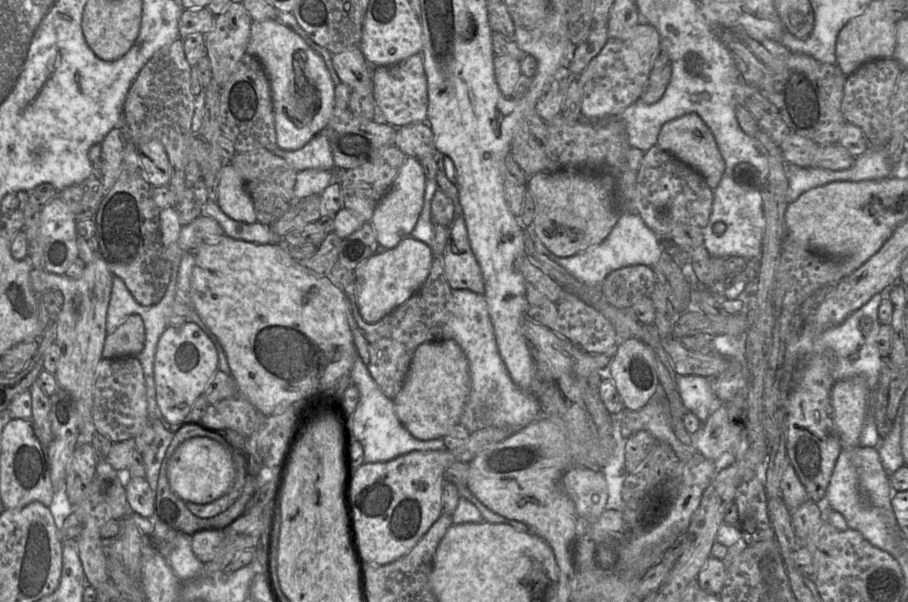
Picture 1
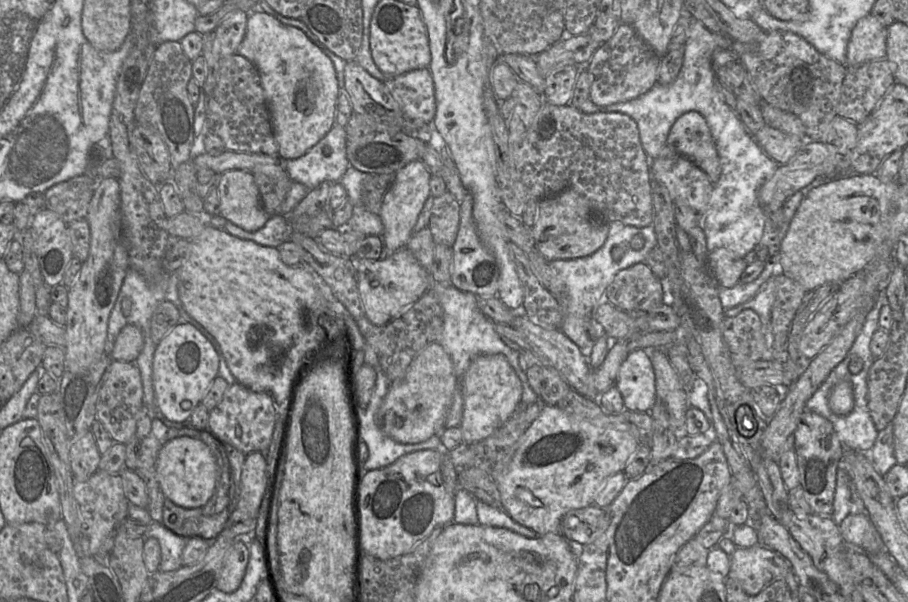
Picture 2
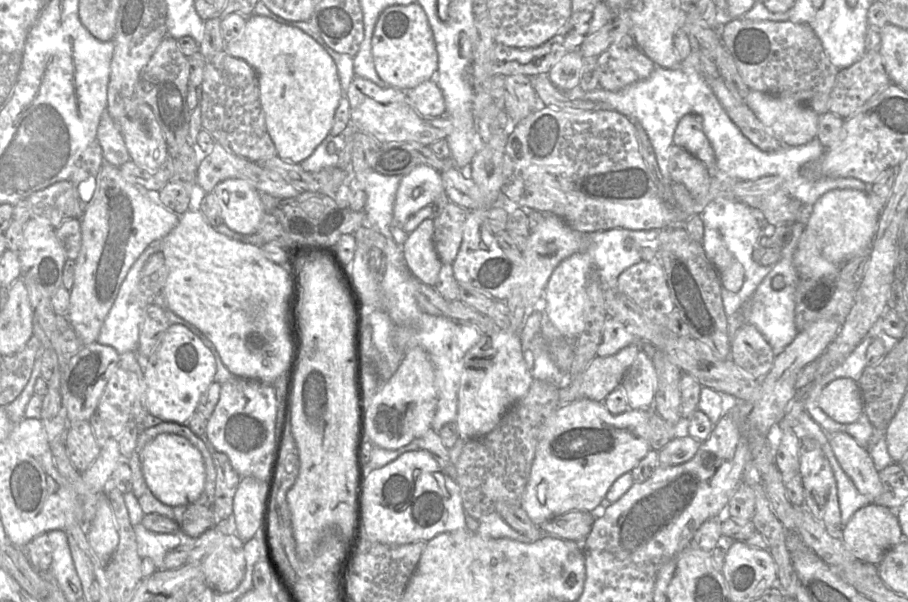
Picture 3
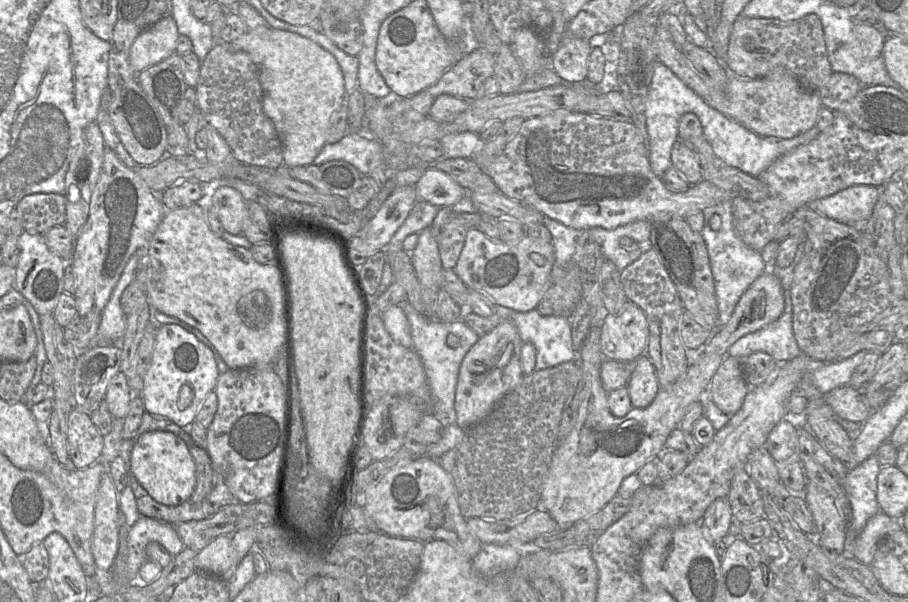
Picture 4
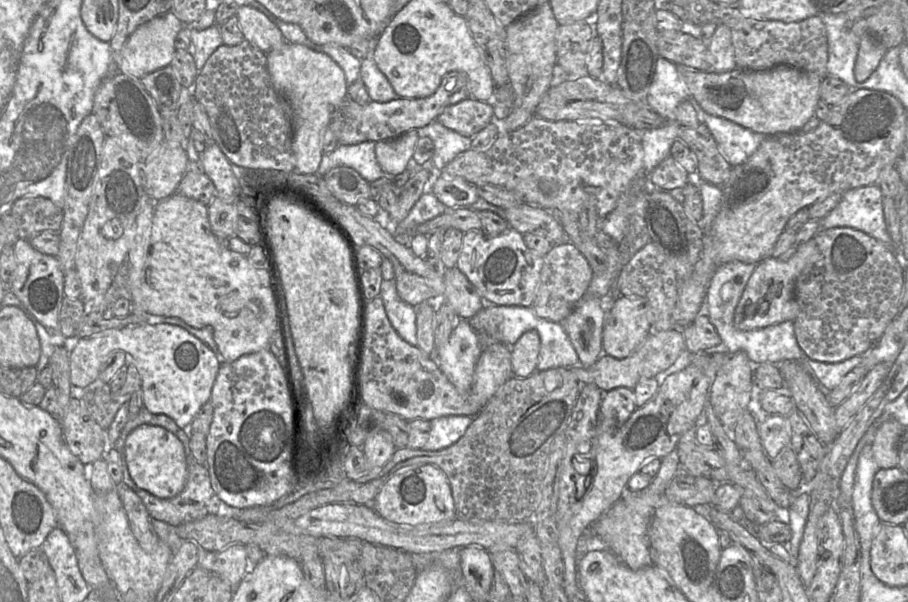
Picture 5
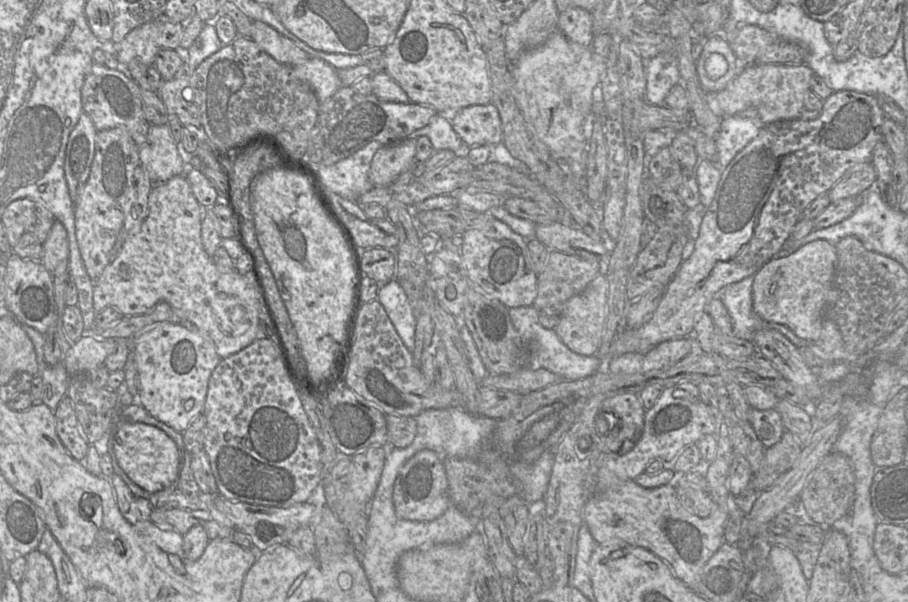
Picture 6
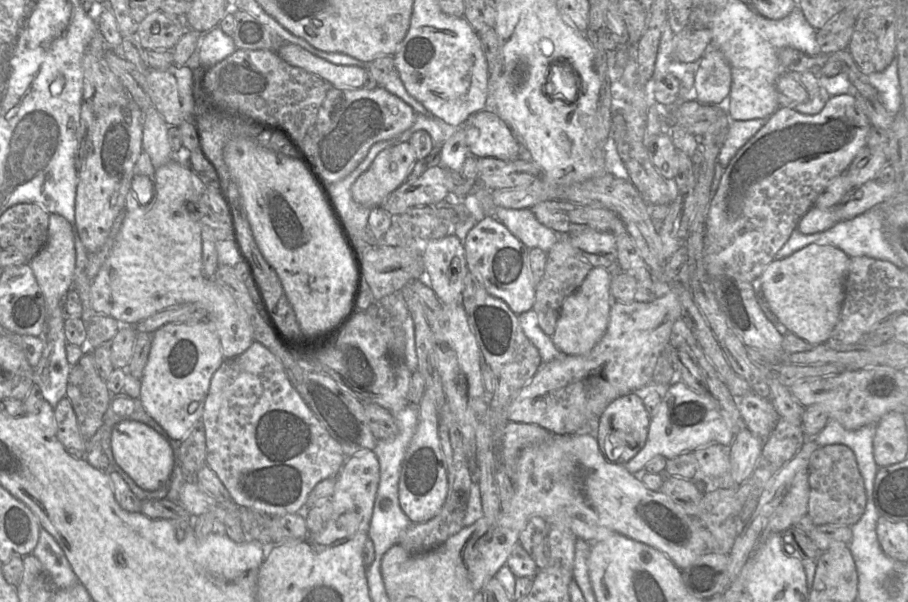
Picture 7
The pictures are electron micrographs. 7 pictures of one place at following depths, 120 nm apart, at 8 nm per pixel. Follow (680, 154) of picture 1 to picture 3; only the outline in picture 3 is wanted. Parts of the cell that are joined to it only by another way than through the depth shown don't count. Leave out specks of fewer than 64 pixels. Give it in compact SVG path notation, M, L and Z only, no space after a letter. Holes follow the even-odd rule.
M688 113L680 119L674 131L673 144L694 155L710 171L715 171L715 154L703 131L700 115Z

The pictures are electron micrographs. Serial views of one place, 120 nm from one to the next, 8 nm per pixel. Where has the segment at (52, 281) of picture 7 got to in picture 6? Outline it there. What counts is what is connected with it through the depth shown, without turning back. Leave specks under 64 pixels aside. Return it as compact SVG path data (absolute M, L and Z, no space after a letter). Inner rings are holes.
M58 220L54 221L49 235L42 245L40 261L54 275L68 271L68 238L65 227Z

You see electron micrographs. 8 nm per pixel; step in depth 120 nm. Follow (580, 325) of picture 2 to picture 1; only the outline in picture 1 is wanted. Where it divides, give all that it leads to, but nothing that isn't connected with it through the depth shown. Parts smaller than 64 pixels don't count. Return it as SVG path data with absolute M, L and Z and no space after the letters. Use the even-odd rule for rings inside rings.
M620 212L612 231L601 243L592 245L586 250L568 257L558 257L549 251L533 233L532 226L524 228L527 234L531 235L534 247L538 252L562 266L585 285L593 288L600 288L611 272L622 267L639 264L652 267L665 251L665 246L660 237L635 212Z

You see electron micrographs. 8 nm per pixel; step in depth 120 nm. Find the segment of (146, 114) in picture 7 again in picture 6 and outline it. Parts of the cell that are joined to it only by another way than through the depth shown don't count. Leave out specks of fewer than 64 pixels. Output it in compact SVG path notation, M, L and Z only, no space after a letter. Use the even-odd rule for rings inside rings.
M150 125L146 140L138 146L139 162L153 185L185 175L185 164L168 125Z

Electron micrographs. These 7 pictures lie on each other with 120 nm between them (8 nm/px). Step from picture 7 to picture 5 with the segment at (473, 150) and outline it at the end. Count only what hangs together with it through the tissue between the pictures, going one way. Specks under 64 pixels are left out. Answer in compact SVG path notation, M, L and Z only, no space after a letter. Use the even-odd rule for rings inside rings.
M473 98L447 106L437 117L443 126L461 135L473 137L494 121L494 106Z

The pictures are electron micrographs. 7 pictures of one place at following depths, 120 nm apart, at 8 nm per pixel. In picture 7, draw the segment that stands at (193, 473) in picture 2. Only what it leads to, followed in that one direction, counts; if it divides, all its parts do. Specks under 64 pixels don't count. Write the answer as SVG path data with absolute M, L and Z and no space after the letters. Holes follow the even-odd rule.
M124 420L111 433L111 449L116 463L143 490L155 491L165 486L174 467L173 450L168 441L144 423Z

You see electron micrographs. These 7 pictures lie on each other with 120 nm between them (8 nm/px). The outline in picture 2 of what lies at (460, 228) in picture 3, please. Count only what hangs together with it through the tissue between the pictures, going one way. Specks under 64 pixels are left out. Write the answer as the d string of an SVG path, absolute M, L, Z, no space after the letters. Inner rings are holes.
M449 192L434 198L429 228L435 244L452 248L460 224L460 203Z

